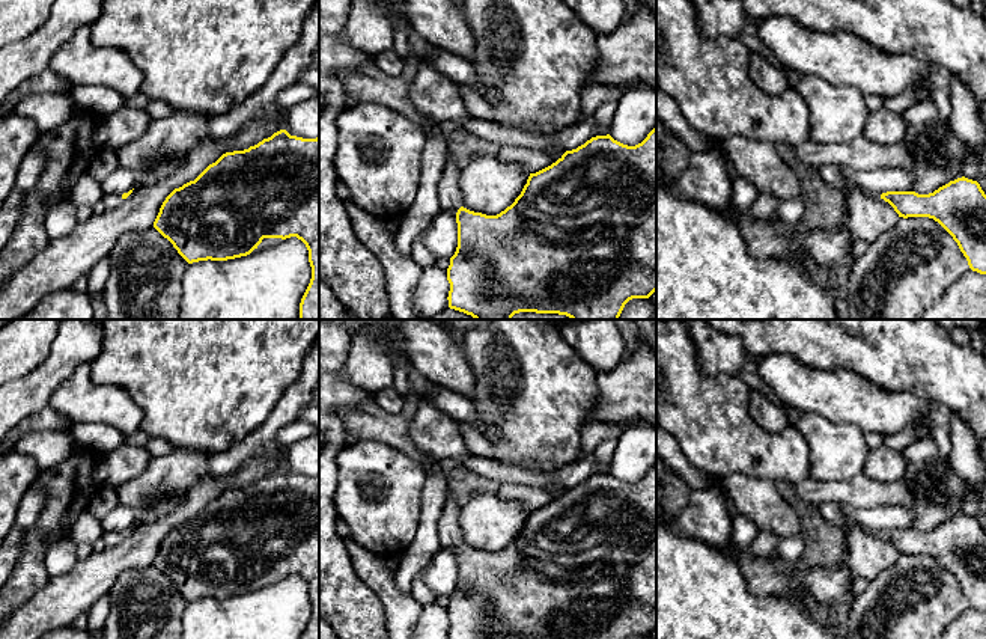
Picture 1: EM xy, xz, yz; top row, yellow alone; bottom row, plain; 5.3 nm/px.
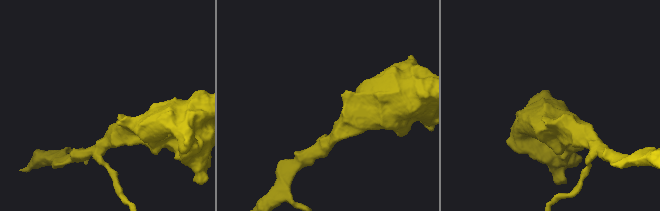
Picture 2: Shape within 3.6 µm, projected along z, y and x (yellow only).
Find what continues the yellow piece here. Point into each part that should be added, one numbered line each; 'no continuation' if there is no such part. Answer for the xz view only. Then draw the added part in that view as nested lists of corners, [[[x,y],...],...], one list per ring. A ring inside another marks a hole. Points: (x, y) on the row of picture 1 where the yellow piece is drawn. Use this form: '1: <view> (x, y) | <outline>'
1: xz (449, 195) | [[[447,151],[446,166],[437,187],[441,209],[458,212],[458,209],[462,206],[459,190],[461,170],[462,167]]]

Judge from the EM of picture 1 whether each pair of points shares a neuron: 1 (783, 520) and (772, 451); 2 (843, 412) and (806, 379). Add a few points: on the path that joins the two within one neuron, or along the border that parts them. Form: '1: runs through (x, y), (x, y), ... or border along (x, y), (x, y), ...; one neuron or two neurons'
1: border along (739, 473), (769, 478), (774, 483); two neurons
2: runs through (834, 403), (815, 388); one neuron

